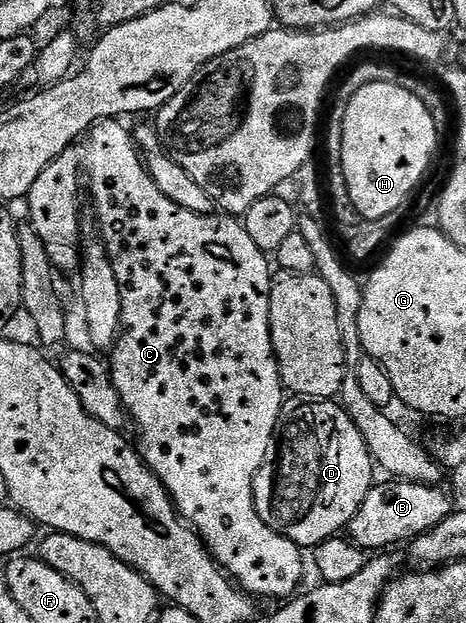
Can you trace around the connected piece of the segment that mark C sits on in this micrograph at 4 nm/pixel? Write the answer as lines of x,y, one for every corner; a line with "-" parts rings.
120,118
101,119
93,124
91,130
84,136
83,142
77,146
69,146
66,151
59,153
43,173
31,185
27,196
29,203
29,218
27,223
33,227
40,240
46,245
47,255
58,272
76,272
81,265
81,249
83,246
83,230
81,231
81,170
89,174
89,187
93,190
93,203
97,206
97,219
101,222
100,234
103,242
109,249
113,260
115,277
121,286
121,330
117,332
117,342
111,348
107,362
113,376
113,384
123,401
128,418
137,426
137,435
141,438
139,450
146,465
152,469
154,475
165,486
165,491
173,498
173,506
180,512
181,518
201,536
205,547
213,554
217,563
228,572
242,591
249,592
254,597
266,595
269,599
285,601
298,590
301,578
305,575
305,559
302,548
293,543
287,536
282,535
274,527
268,527
259,517
253,504
253,479
257,471
265,464
271,454
277,433
277,421
281,418
281,409
287,399
287,392
281,386
281,374
277,358
273,352
271,329
269,328
269,285
271,270
266,252
251,241
251,233
247,233
244,222
240,218
228,213
214,213
200,215
191,213
191,209
183,209
183,205
175,205
171,197
167,197
155,185
145,168
143,156
135,142
131,131
124,127

